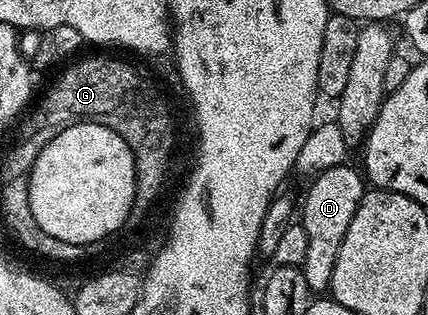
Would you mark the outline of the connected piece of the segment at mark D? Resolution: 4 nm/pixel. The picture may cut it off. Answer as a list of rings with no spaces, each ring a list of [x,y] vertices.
[[[343,163],[315,173],[311,177],[312,185],[304,196],[302,223],[306,230],[306,238],[310,238],[310,242],[302,269],[312,294],[324,294],[331,289],[334,262],[338,262],[338,250],[342,246],[342,238],[346,238],[346,230],[350,230],[350,222],[366,191],[365,177],[357,169],[356,173],[354,169],[348,167],[347,163]]]

